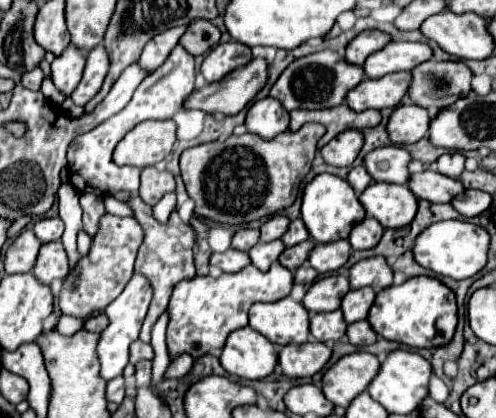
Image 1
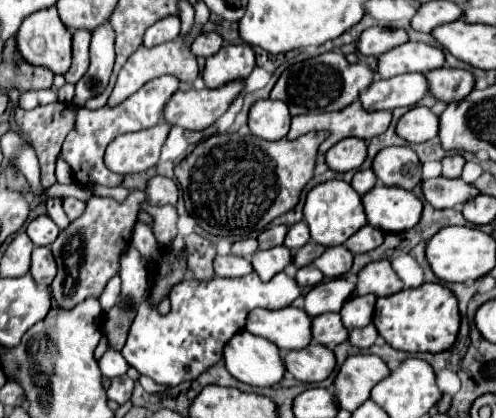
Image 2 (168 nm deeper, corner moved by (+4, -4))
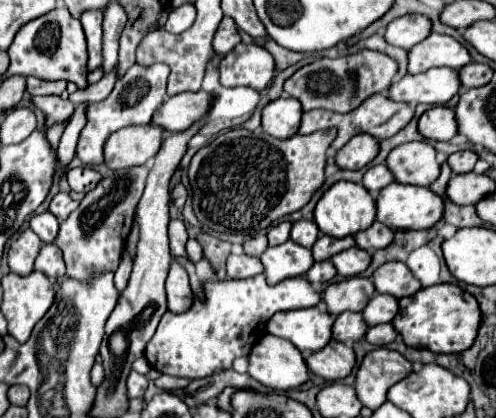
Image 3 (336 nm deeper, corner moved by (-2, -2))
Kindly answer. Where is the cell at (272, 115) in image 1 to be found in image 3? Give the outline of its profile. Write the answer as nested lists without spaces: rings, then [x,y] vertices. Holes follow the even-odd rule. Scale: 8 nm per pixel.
[[[278,98],[262,112],[262,128],[274,138],[292,138],[302,120],[302,104],[296,98]]]

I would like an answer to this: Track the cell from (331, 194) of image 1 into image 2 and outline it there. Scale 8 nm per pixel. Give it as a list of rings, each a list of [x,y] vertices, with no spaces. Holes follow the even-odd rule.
[[[328,180],[318,186],[314,186],[306,194],[304,204],[304,222],[310,228],[310,236],[316,244],[322,246],[340,246],[344,244],[356,230],[360,230],[366,224],[366,214],[360,202],[360,196],[352,190],[348,182],[342,180]]]

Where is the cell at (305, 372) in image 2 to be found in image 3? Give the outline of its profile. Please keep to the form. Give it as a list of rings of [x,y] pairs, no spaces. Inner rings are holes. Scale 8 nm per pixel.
[[[332,340],[326,348],[308,356],[306,362],[314,374],[334,382],[334,380],[346,378],[352,372],[354,364],[356,364],[356,354],[350,346]]]

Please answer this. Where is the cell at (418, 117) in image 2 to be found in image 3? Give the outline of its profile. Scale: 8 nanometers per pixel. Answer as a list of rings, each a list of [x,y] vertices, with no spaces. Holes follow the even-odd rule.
[[[446,106],[430,108],[420,116],[418,130],[428,140],[452,140],[458,134],[456,114]]]

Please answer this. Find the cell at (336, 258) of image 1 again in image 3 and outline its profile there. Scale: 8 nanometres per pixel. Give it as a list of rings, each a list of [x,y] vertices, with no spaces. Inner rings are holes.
[[[354,246],[354,248],[348,248],[336,256],[332,256],[332,262],[338,270],[340,276],[344,278],[350,278],[350,276],[356,276],[356,274],[362,274],[370,262],[372,262],[372,254]]]

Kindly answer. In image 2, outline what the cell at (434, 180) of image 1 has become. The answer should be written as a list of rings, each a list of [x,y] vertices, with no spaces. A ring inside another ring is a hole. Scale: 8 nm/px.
[[[438,176],[422,182],[422,194],[426,202],[430,202],[434,208],[456,208],[466,200],[474,198],[478,190],[460,178],[450,180],[450,178]]]

